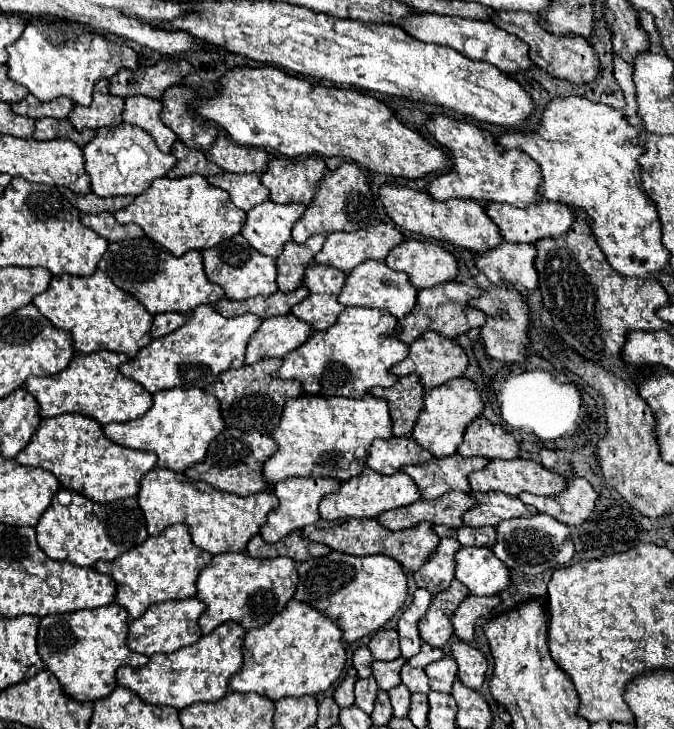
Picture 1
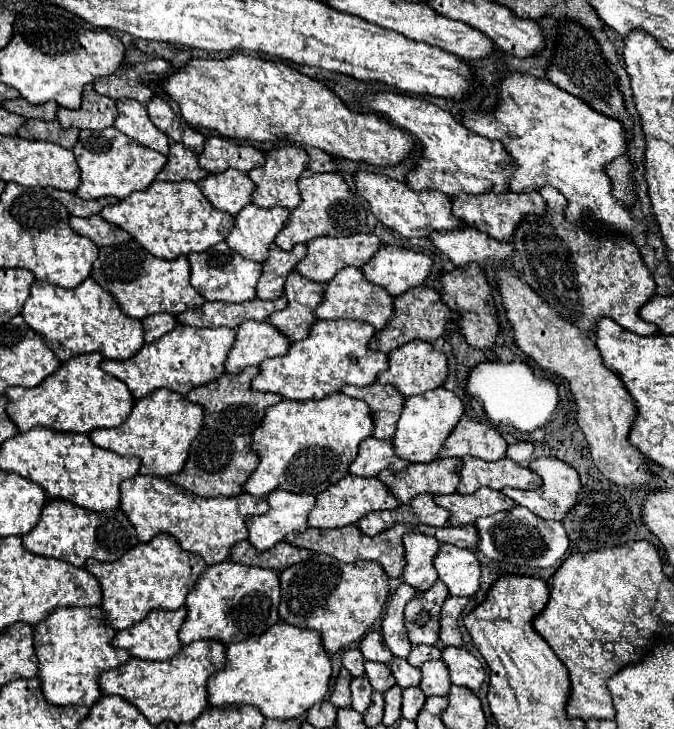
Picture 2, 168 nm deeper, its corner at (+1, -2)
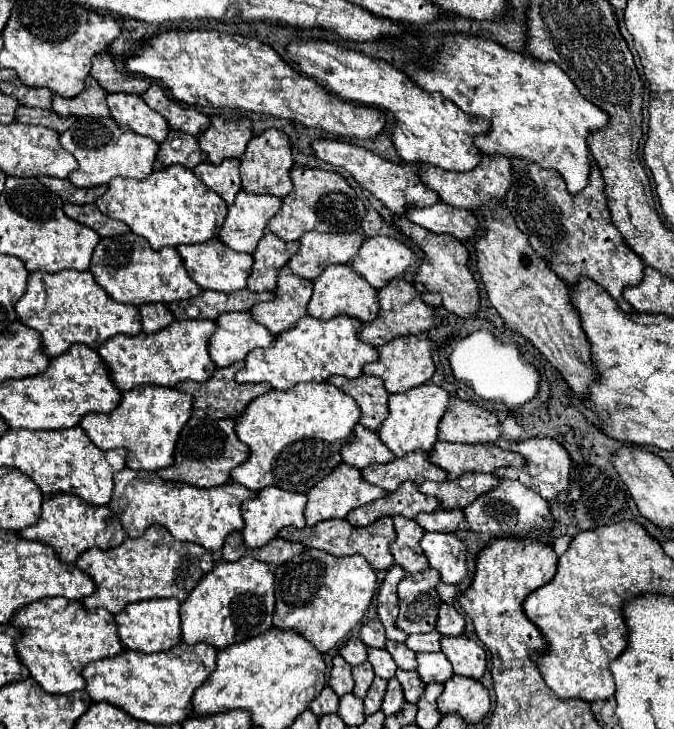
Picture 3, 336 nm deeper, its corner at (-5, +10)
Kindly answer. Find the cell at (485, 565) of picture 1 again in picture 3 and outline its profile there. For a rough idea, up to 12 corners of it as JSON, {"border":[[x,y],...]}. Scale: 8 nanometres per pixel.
{"border":[[425,532],[419,546],[441,582],[465,578],[465,544]]}

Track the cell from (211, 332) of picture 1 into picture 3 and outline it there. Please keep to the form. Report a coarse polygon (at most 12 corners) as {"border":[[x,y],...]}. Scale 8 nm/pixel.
{"border":[[211,320],[117,334],[97,348],[121,392],[215,372]]}

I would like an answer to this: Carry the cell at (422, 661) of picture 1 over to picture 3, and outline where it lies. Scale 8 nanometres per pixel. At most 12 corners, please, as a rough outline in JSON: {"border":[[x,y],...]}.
{"border":[[411,634],[405,644],[413,652],[439,652],[441,634]]}

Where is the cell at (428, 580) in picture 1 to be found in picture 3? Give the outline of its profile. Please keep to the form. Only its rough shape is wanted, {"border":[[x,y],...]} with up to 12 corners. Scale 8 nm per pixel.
{"border":[[393,516],[395,563],[417,574],[429,567],[419,548],[423,528]]}

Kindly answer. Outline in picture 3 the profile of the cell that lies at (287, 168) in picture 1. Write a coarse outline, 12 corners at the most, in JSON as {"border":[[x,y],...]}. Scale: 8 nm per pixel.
{"border":[[275,128],[249,140],[241,186],[283,198],[293,188],[289,138]]}

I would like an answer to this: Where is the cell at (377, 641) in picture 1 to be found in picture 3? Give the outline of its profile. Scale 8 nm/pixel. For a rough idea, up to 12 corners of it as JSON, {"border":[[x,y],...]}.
{"border":[[365,620],[359,638],[365,646],[383,648],[385,630],[379,620]]}

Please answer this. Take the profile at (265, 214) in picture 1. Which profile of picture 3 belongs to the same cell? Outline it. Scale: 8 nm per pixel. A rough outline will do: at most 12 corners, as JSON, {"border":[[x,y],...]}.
{"border":[[239,192],[219,230],[235,252],[253,252],[281,198]]}

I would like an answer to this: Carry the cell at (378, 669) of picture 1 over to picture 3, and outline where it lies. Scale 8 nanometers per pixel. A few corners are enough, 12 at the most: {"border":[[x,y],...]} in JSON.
{"border":[[369,648],[367,660],[375,676],[389,680],[397,664],[387,650]]}

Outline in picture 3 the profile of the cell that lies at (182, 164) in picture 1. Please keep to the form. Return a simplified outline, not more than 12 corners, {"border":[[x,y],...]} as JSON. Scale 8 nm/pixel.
{"border":[[171,130],[153,168],[195,168],[207,160],[195,136]]}

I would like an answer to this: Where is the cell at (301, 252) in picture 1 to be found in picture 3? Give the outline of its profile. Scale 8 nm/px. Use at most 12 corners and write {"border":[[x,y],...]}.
{"border":[[265,232],[253,252],[251,292],[273,292],[277,268],[299,250]]}

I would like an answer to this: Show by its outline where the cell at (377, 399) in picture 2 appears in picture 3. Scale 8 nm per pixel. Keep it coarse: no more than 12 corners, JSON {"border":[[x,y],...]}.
{"border":[[375,376],[327,382],[349,394],[361,426],[377,430],[387,416],[389,394]]}

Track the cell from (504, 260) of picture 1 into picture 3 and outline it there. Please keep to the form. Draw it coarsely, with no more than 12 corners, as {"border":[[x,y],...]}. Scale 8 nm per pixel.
{"border":[[445,202],[409,208],[409,222],[451,234],[457,240],[475,236],[473,212]]}

